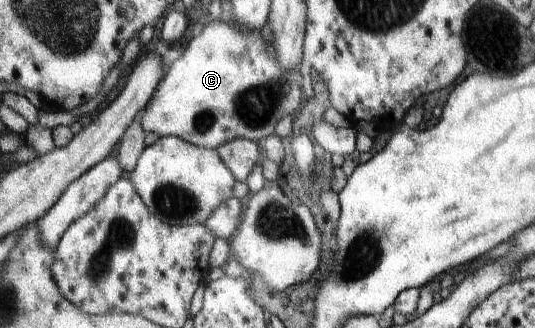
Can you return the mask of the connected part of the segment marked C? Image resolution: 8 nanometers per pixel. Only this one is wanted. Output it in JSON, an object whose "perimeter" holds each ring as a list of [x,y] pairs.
{"perimeter":[[[226,16],[203,27],[202,33],[194,37],[182,57],[166,69],[158,83],[154,96],[142,111],[142,131],[156,133],[162,137],[178,137],[190,145],[216,149],[232,139],[248,139],[257,143],[262,138],[275,135],[275,127],[284,115],[293,117],[307,101],[302,93],[300,73],[297,69],[286,71],[278,65],[274,47],[262,39],[256,31],[240,29]]]}

